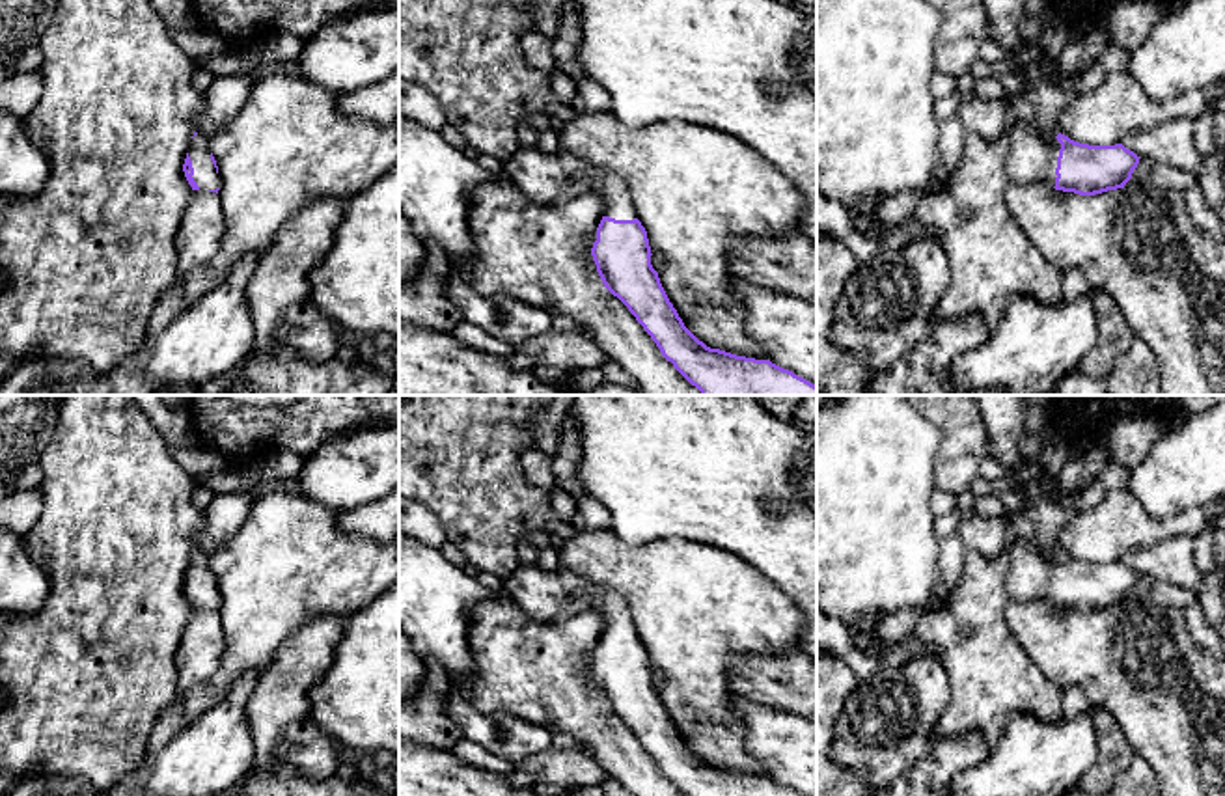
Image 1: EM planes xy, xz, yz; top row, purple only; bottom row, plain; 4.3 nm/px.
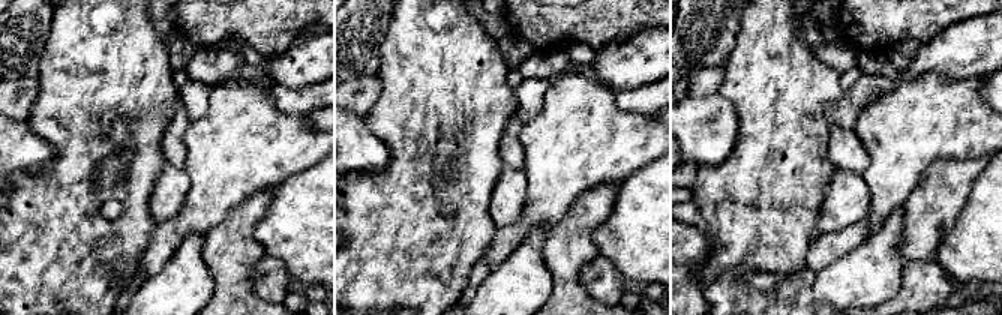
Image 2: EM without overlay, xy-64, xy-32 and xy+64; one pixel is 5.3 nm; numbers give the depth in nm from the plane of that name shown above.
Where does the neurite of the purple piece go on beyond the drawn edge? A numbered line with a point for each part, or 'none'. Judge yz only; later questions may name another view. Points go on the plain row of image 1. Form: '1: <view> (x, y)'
1: yz (1032, 576)

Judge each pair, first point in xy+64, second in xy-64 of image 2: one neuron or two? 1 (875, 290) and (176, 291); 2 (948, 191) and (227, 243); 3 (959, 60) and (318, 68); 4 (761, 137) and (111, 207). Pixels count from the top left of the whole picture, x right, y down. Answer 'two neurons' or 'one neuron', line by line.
1: one neuron
2: one neuron
3: one neuron
4: two neurons

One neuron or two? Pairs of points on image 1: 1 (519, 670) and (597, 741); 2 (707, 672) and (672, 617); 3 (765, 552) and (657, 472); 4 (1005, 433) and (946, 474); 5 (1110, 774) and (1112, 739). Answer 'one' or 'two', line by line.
1: one
2: one
3: one
4: two
5: one

